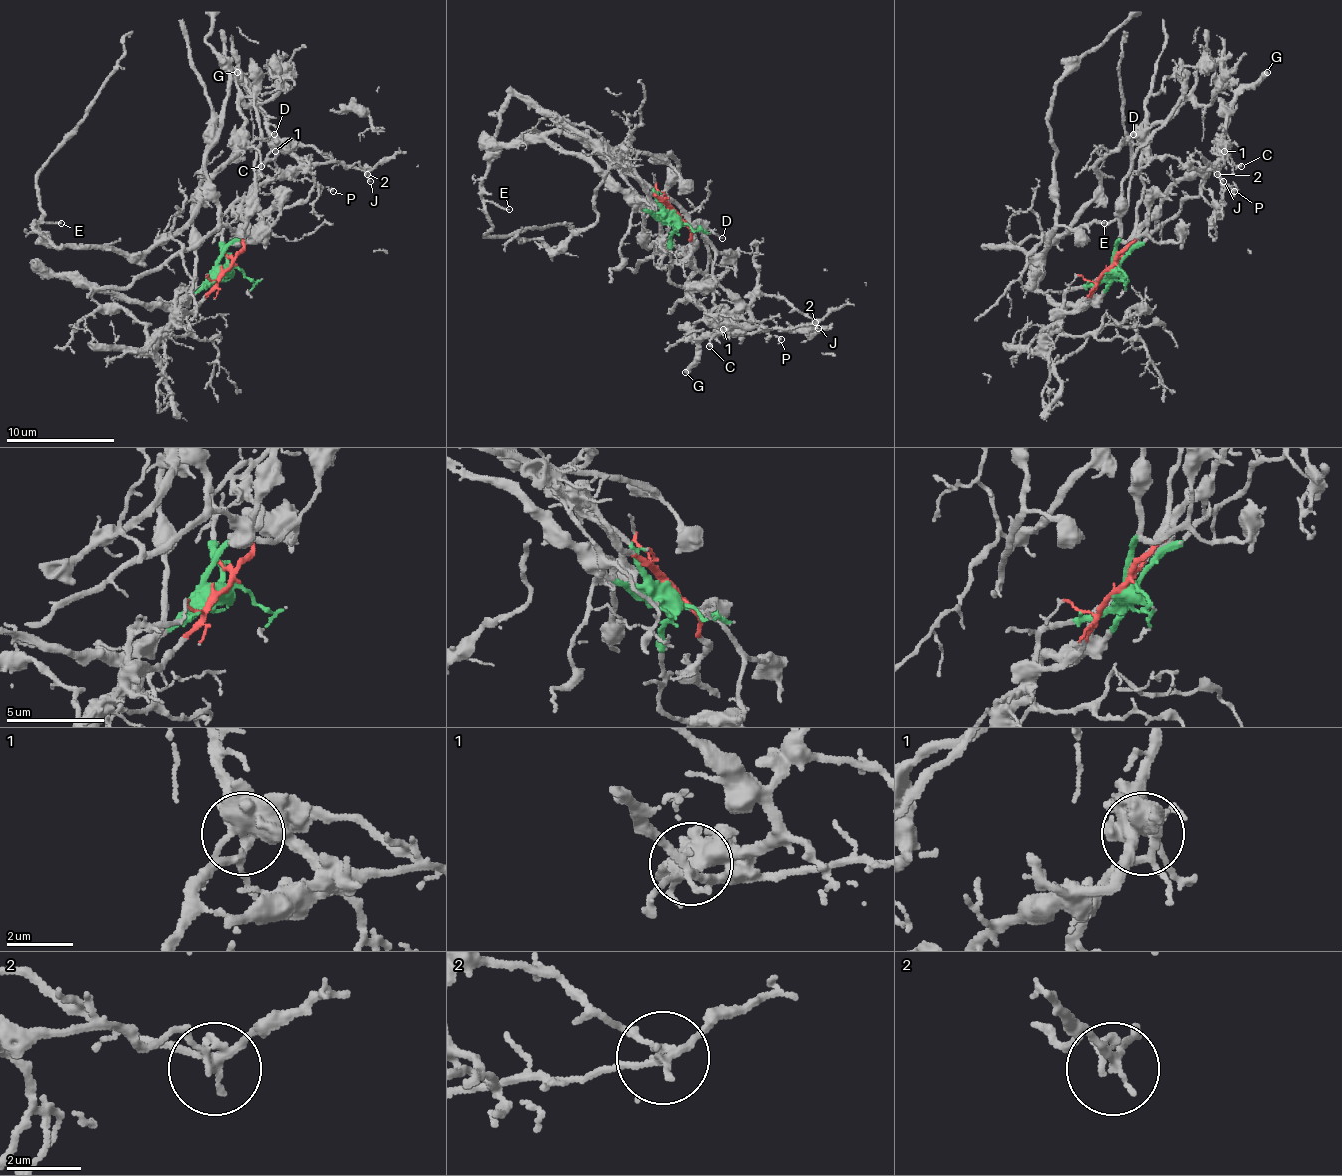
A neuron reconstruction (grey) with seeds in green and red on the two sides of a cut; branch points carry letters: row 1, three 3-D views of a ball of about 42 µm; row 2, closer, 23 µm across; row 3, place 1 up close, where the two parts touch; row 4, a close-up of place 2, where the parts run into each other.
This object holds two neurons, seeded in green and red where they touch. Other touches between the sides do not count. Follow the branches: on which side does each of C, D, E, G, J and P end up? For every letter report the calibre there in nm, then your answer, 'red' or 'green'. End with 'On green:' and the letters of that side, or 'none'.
C: 190 nm | red
D: 110 nm | green
E: 130 nm | green
G: 380 nm | red
J: 120 nm | red
P: 140 nm | red
On green: D, E

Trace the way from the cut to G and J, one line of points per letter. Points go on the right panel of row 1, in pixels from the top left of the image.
G: (1108, 267), (1173, 186), (1192, 180), (1211, 167), (1219, 156), (1219, 137), (1227, 129), (1229, 105), (1267, 72)
J: (1108, 267), (1175, 183), (1194, 170), (1194, 162), (1202, 167), (1211, 164), (1224, 180)

